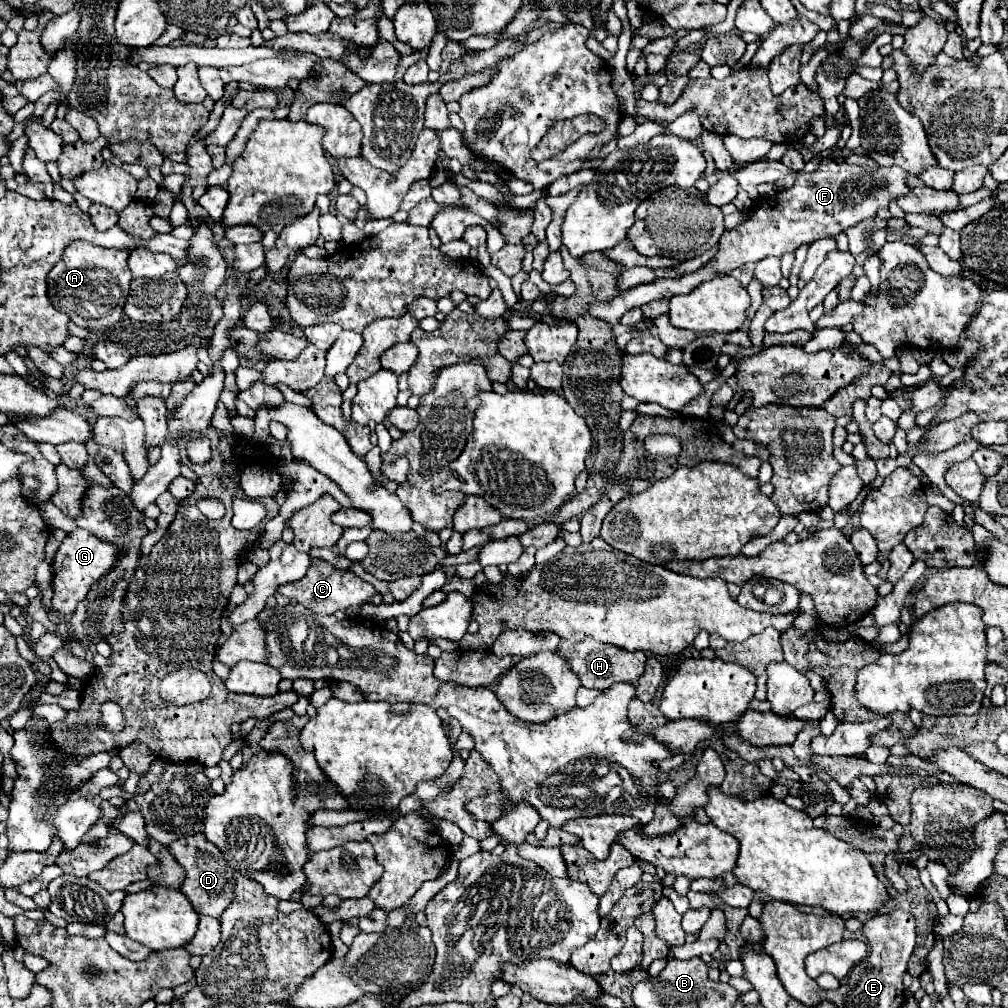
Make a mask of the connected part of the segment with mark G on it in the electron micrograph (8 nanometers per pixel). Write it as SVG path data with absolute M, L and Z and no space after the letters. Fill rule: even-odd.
M76 528L74 532L70 532L62 540L62 546L56 552L56 558L52 564L52 574L54 574L54 578L52 578L52 588L54 588L52 604L54 604L54 610L64 614L64 616L70 616L76 610L76 604L86 598L92 584L112 570L112 566L116 562L114 552L116 552L116 548L112 544L98 540L88 530Z

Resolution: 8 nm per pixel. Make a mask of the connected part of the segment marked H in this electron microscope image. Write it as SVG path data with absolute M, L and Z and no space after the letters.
M586 640L582 644L572 644L572 642L562 642L558 646L560 656L568 662L572 672L580 678L582 686L586 688L596 688L596 690L606 690L616 682L634 682L636 678L642 676L644 666L646 666L646 654L644 652L624 652L622 648L616 648L612 644L600 644L594 640Z

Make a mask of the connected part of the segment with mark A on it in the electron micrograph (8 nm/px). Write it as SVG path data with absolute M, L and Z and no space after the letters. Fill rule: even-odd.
M72 242L64 250L60 262L48 274L48 294L52 304L66 312L78 326L90 330L106 330L122 318L122 306L128 296L130 278L132 274L128 272L126 252L98 248L86 242Z

